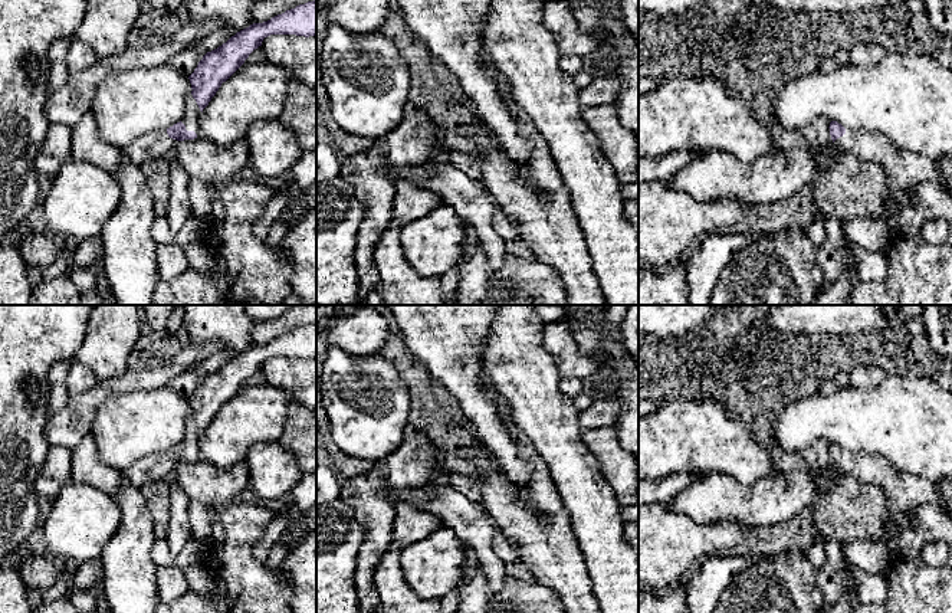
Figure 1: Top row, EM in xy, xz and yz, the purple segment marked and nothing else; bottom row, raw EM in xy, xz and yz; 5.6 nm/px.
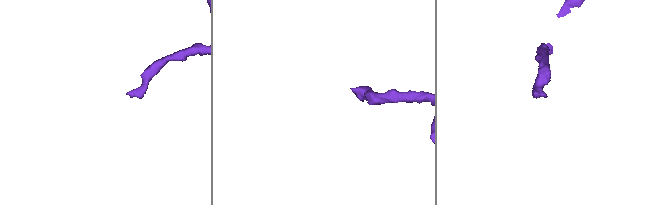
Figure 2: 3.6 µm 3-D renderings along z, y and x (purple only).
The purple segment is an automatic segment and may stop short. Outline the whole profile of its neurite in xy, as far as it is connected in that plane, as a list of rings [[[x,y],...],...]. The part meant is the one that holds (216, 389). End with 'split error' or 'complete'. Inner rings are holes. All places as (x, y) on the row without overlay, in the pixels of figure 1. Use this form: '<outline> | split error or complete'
[[[316,322],[299,327],[263,345],[253,345],[237,354],[217,371],[207,374],[188,399],[191,416],[186,424],[186,435],[180,445],[167,452],[150,453],[121,473],[142,486],[154,481],[168,481],[175,466],[200,460],[200,436],[209,427],[223,404],[226,404],[270,357],[316,357]]] | split error

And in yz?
[[[837,443],[830,445],[830,458],[840,475],[853,476],[859,482],[879,485],[889,499],[887,530],[882,542],[886,545],[906,530],[907,512],[920,505],[936,505],[939,488],[926,476],[909,473],[892,466],[880,455],[846,450]]] | split error

